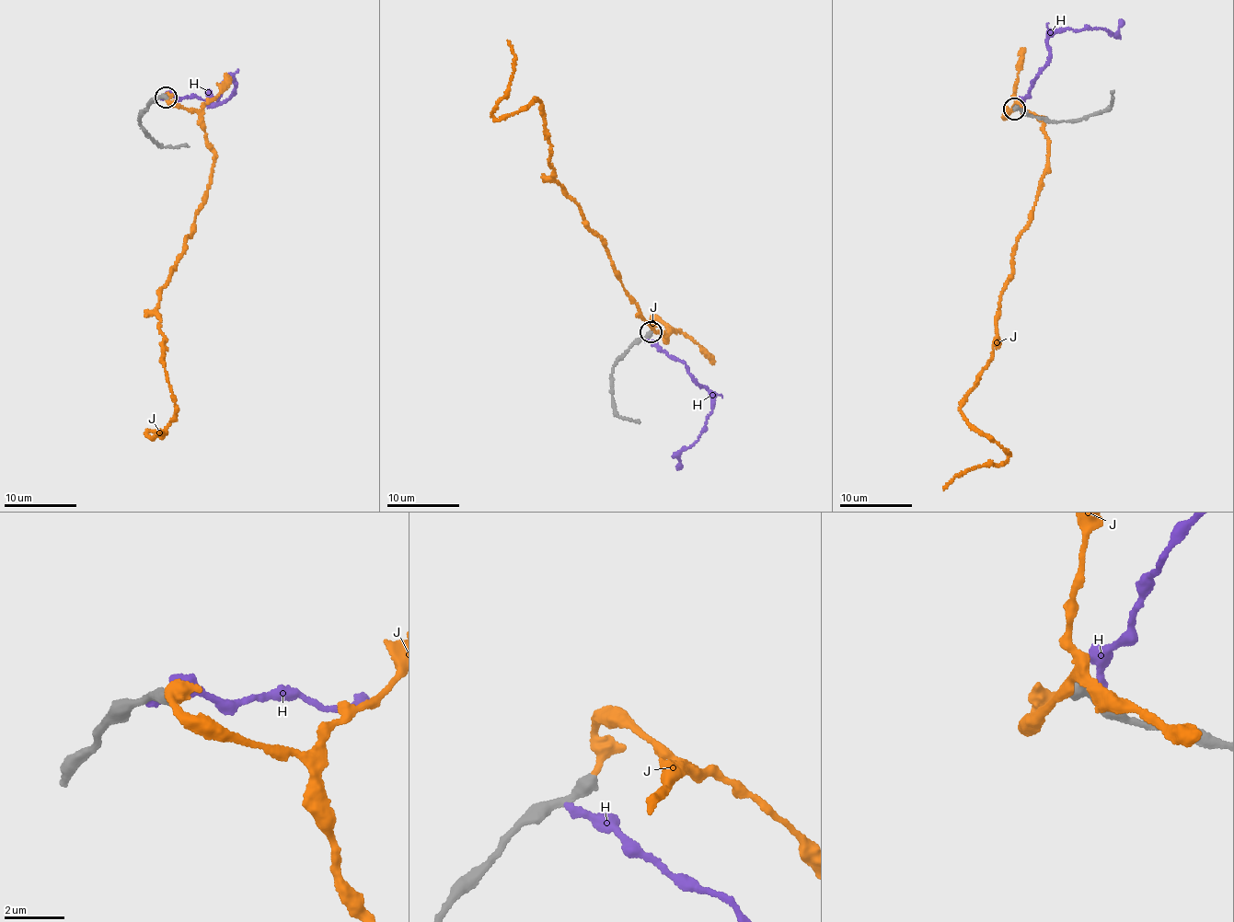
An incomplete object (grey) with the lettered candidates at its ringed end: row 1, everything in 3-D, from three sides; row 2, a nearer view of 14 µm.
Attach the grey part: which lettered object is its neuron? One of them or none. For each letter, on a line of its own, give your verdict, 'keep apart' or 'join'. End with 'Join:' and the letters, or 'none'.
H: keep apart
J: join
Join: J

